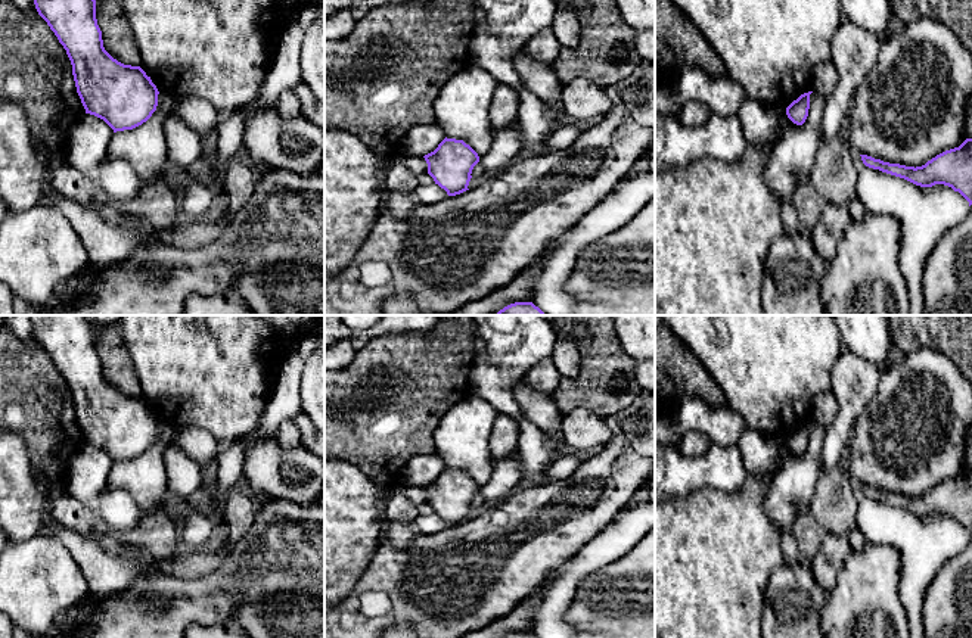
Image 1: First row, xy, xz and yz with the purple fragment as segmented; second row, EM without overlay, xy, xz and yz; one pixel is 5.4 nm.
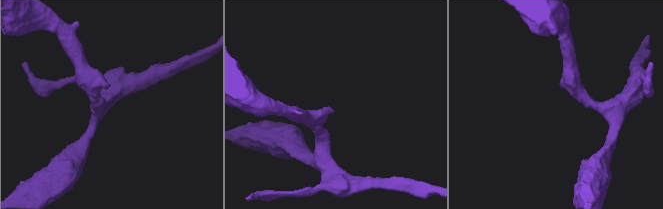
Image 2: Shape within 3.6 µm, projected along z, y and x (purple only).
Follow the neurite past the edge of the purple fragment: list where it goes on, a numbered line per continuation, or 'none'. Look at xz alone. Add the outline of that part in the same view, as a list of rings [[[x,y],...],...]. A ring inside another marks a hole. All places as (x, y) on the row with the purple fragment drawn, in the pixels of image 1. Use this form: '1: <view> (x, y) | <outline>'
none

